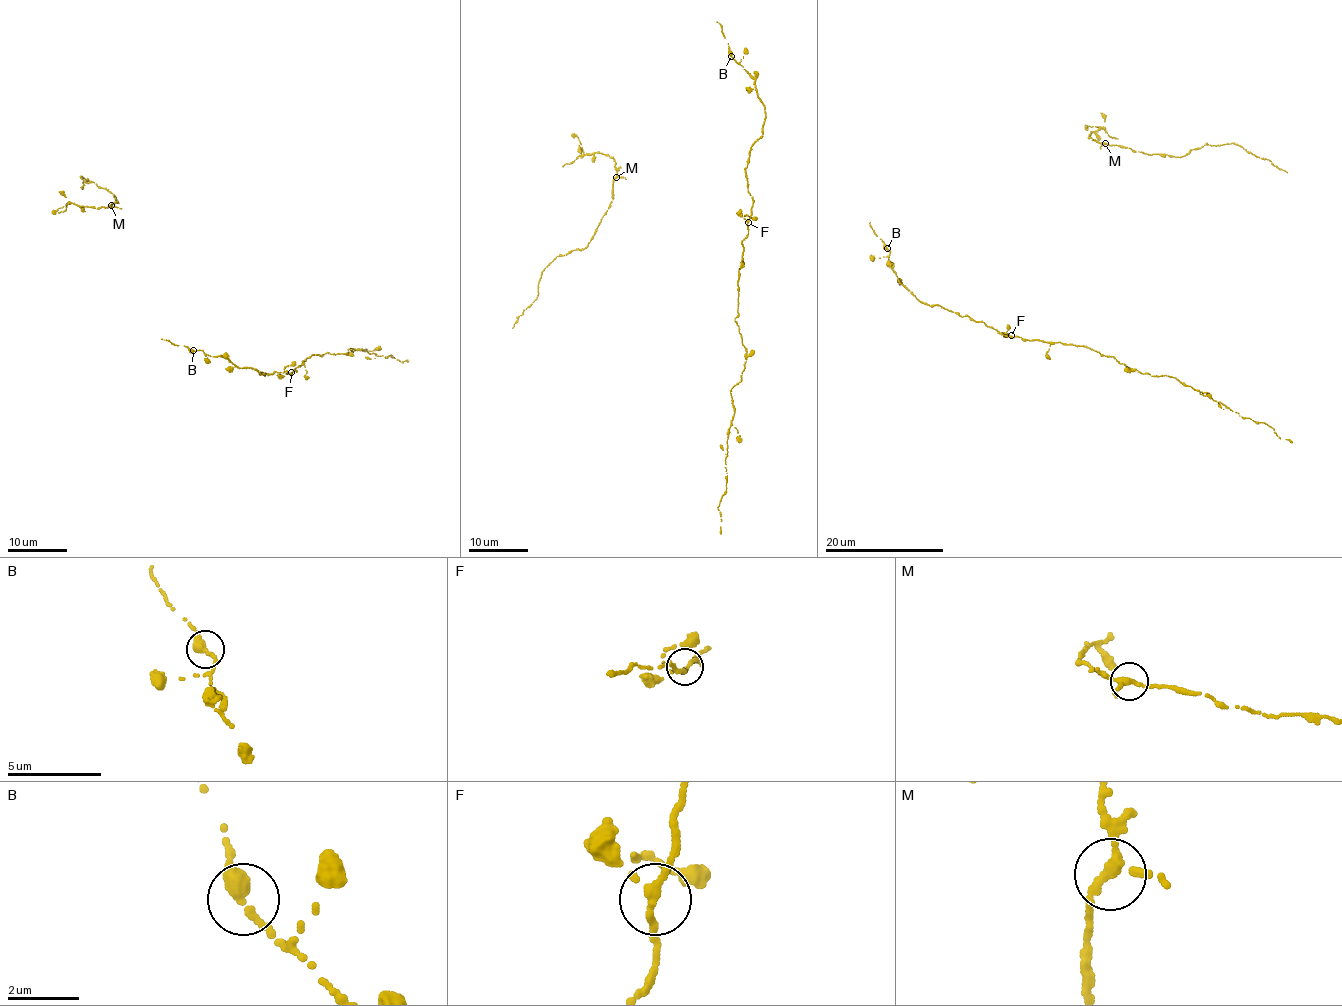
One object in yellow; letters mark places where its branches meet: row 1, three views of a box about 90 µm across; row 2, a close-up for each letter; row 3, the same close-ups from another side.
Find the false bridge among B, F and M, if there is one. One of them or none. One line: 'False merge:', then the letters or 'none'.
False merge: none

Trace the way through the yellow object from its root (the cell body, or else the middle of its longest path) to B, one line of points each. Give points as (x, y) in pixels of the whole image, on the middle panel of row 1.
B: (746, 215), (747, 220), (753, 199), (745, 168), (750, 147), (762, 134), (765, 111), (754, 79), (731, 56)

